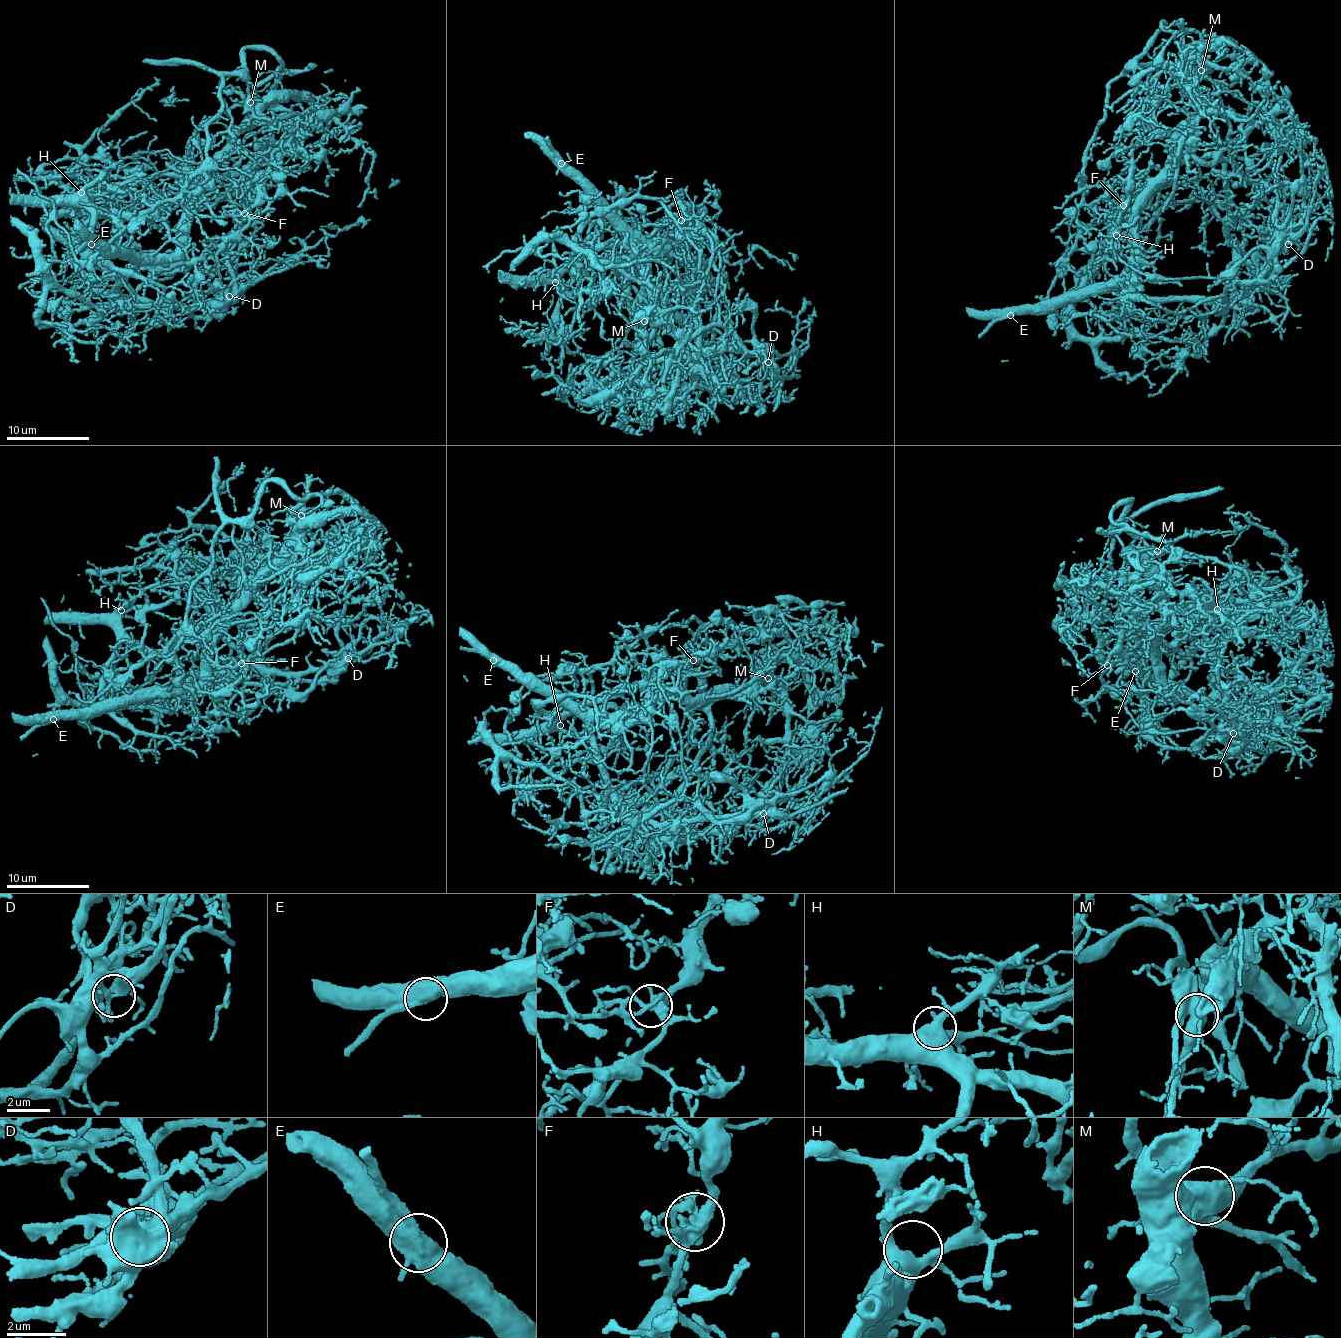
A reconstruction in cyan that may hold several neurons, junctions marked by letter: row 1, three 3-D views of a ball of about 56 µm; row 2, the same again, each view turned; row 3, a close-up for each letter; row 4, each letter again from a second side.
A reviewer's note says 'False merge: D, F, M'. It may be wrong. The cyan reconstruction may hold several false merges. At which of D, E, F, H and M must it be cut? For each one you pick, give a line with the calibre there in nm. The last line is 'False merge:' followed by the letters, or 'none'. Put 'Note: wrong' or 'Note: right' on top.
Note: right
D: 340 nm thick
F: 320 nm thick
M: 650 nm thick
False merge: D, F, M

